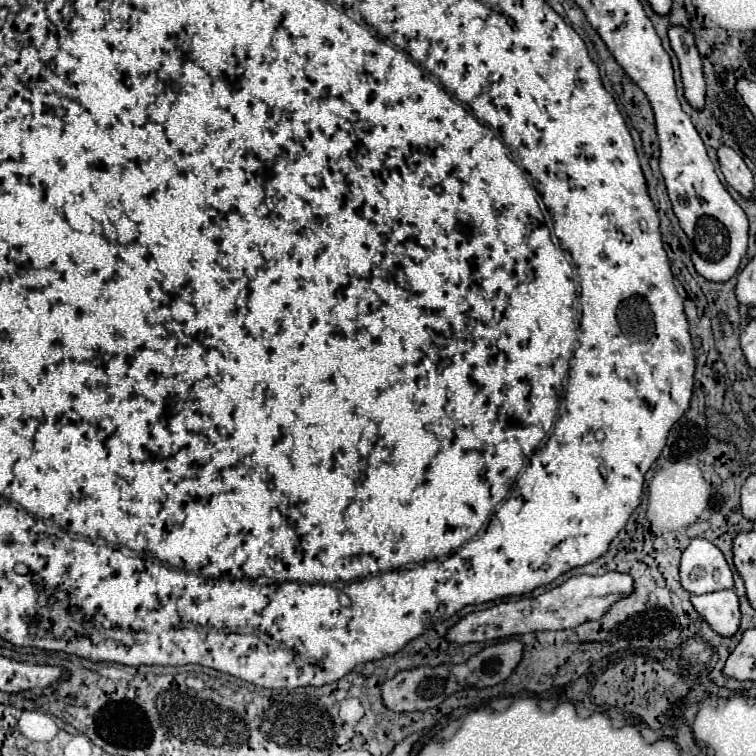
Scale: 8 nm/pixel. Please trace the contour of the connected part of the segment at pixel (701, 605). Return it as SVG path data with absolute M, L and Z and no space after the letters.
M718 590L690 598L700 616L720 634L734 636L740 626L740 602L734 590Z

